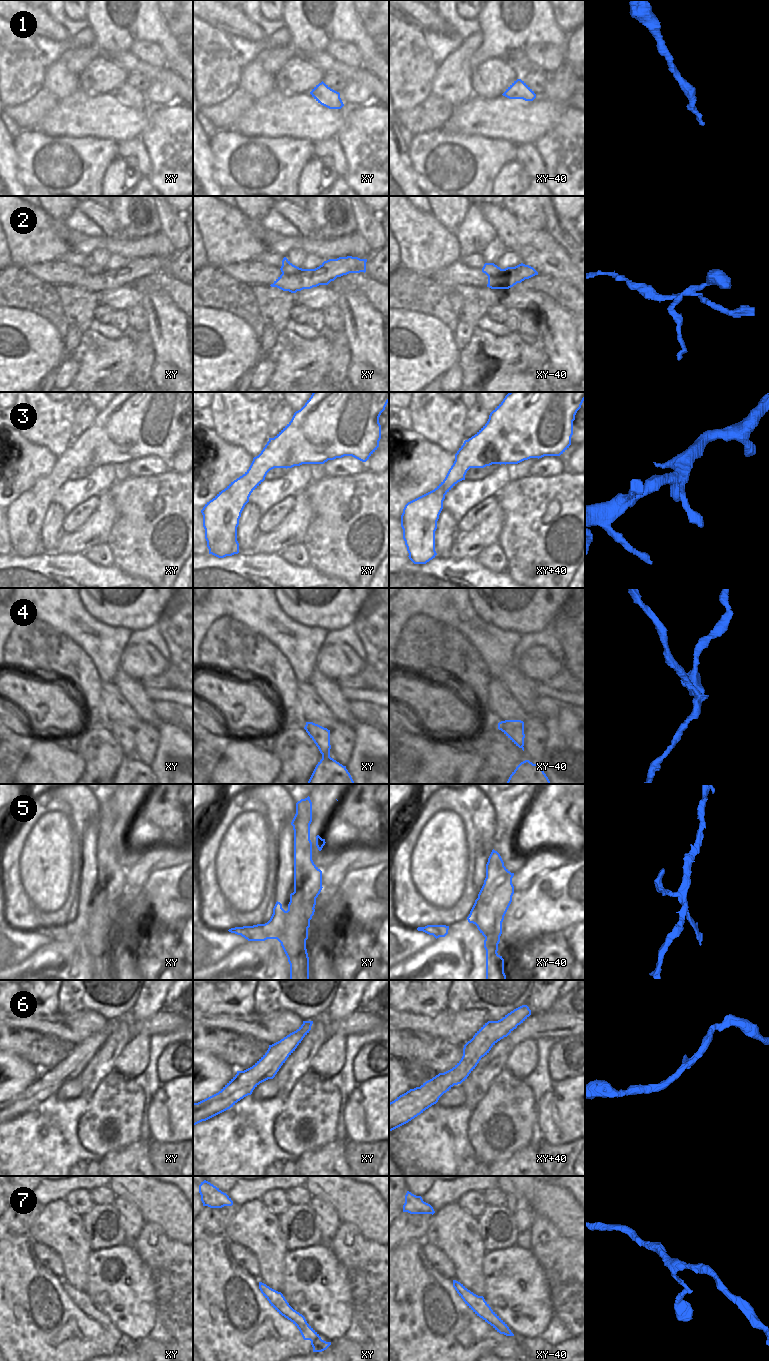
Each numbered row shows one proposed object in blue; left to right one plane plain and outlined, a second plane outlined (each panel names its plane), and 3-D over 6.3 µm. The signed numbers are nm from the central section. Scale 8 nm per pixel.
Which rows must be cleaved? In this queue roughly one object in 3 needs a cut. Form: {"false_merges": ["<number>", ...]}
{"false_merges": ["4", "5"]}

